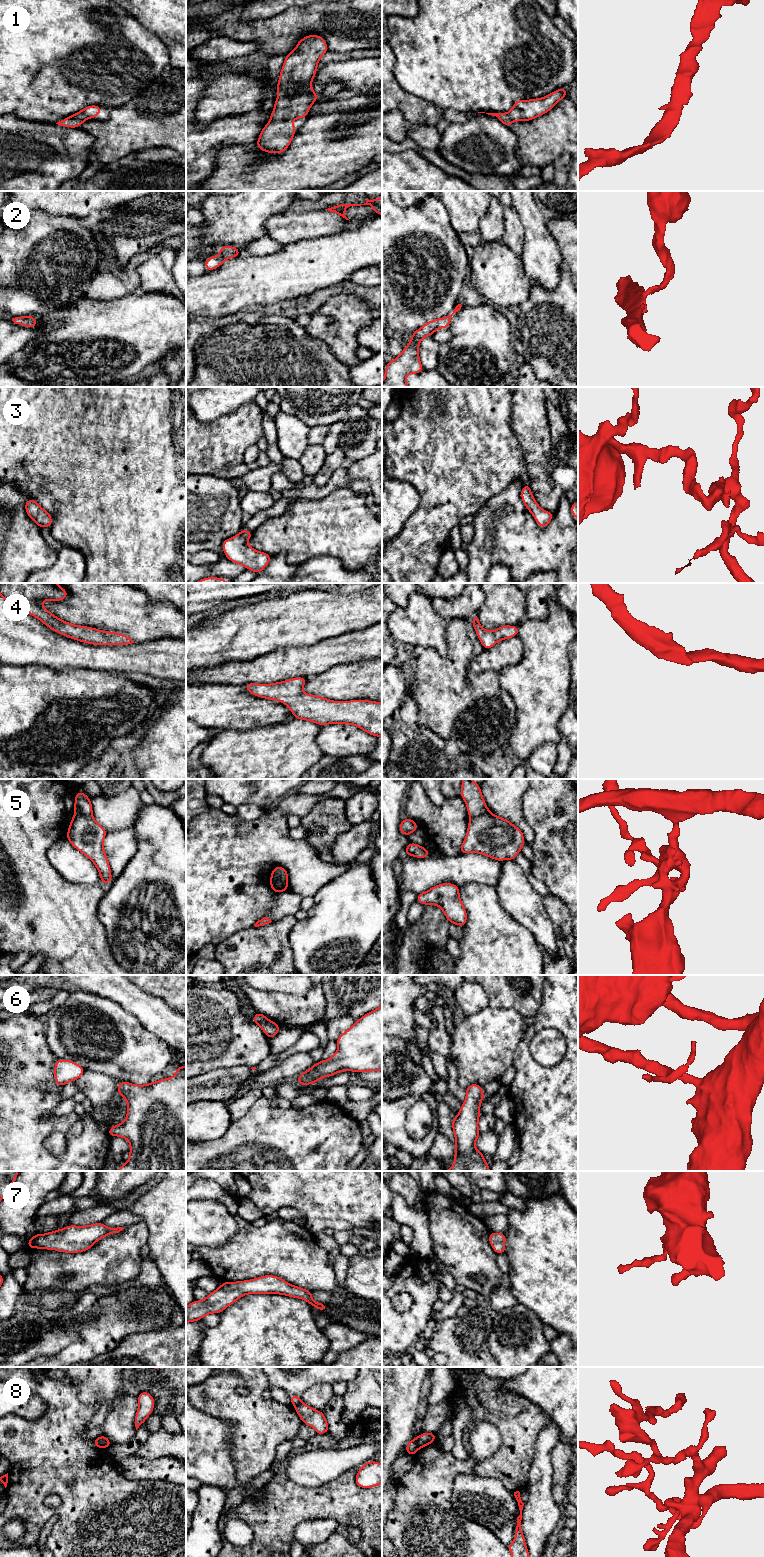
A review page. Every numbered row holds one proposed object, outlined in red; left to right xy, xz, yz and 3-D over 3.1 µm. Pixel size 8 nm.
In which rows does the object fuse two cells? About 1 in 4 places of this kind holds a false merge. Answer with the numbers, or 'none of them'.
5, 8

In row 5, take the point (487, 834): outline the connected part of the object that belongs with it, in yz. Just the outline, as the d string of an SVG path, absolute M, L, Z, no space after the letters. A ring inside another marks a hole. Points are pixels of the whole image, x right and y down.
M487 812L469 820L459 853L475 852L501 862L505 859L515 861L524 842L525 838L518 827L507 819Z

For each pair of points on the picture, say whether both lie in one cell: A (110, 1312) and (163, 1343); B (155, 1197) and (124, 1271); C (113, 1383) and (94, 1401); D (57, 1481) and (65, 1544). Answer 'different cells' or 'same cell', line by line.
A: different cells
B: different cells
C: same cell
D: same cell

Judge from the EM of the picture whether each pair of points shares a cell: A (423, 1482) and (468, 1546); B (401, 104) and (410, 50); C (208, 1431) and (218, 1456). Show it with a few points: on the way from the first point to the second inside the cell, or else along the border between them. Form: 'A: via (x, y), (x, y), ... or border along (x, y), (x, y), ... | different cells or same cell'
A: via (424, 1498), (454, 1530) | same cell
B: border along (394, 67), (398, 83), (424, 100) | different cells
C: via (208, 1437), (208, 1446), (212, 1450) | same cell

